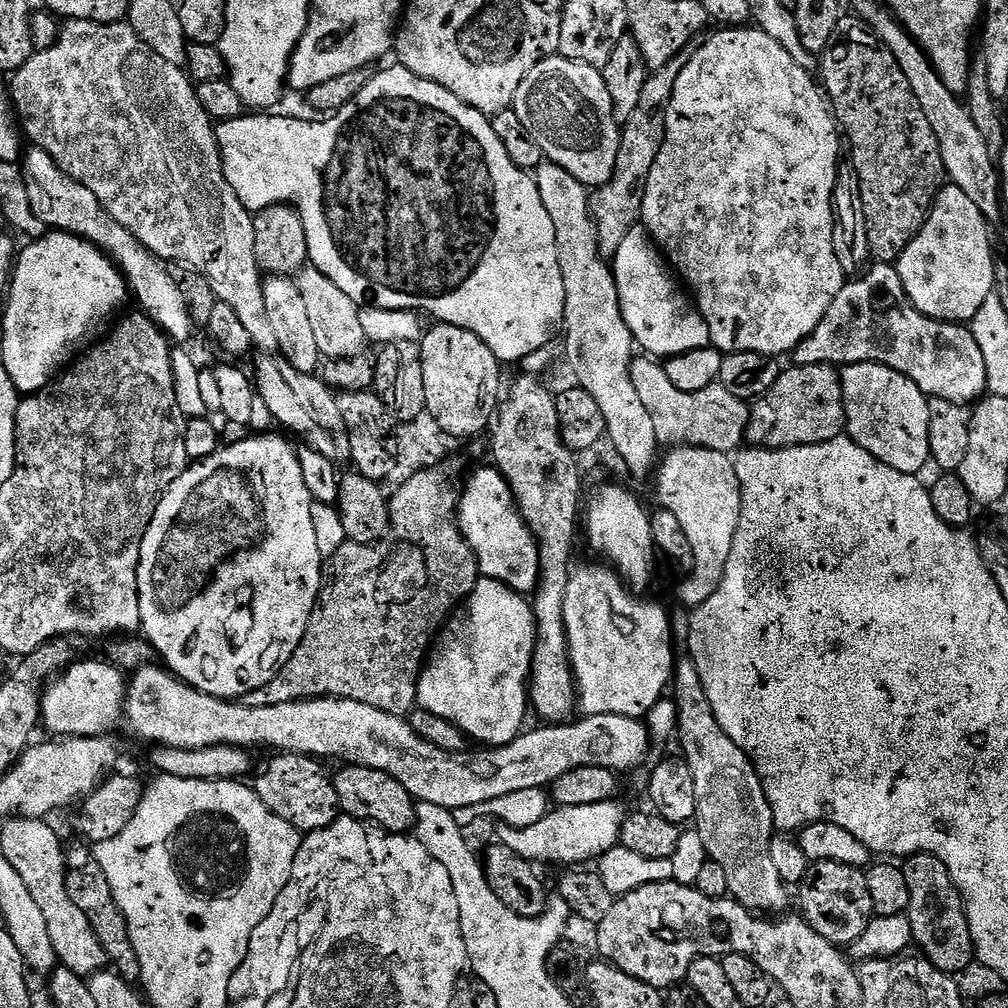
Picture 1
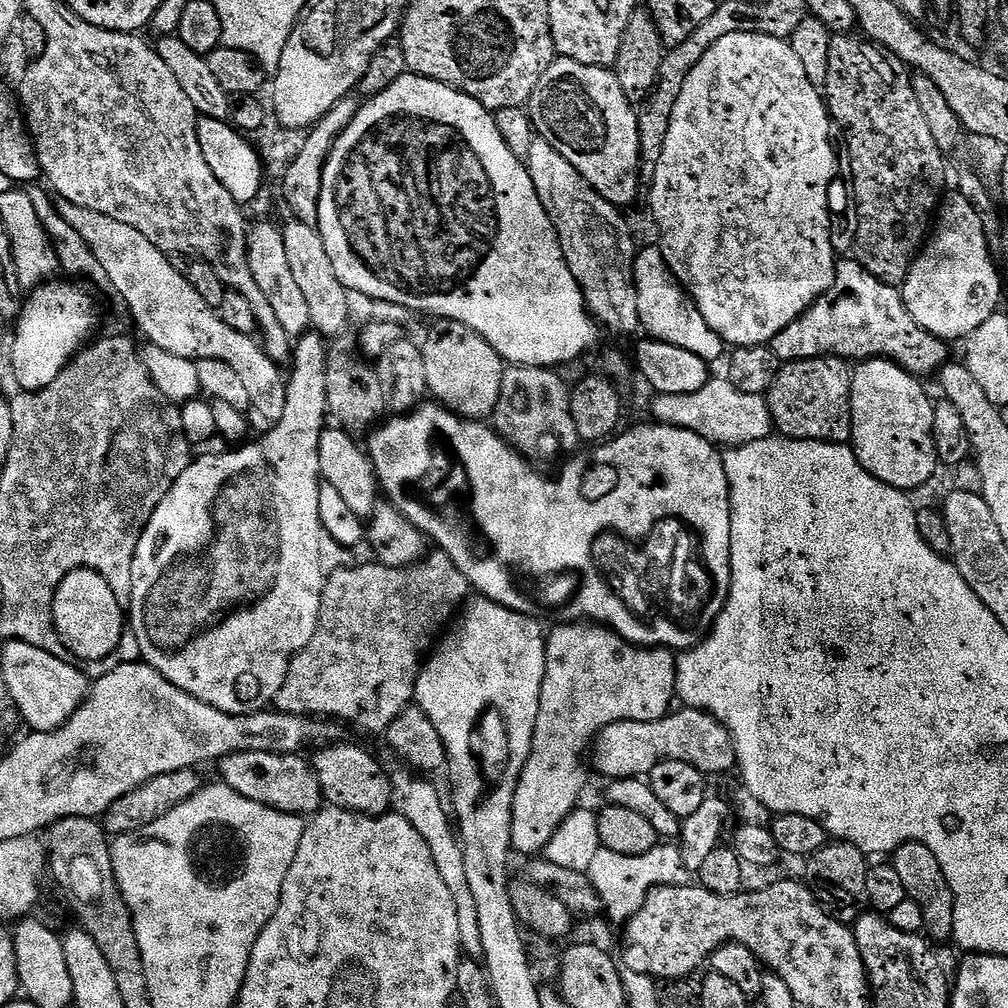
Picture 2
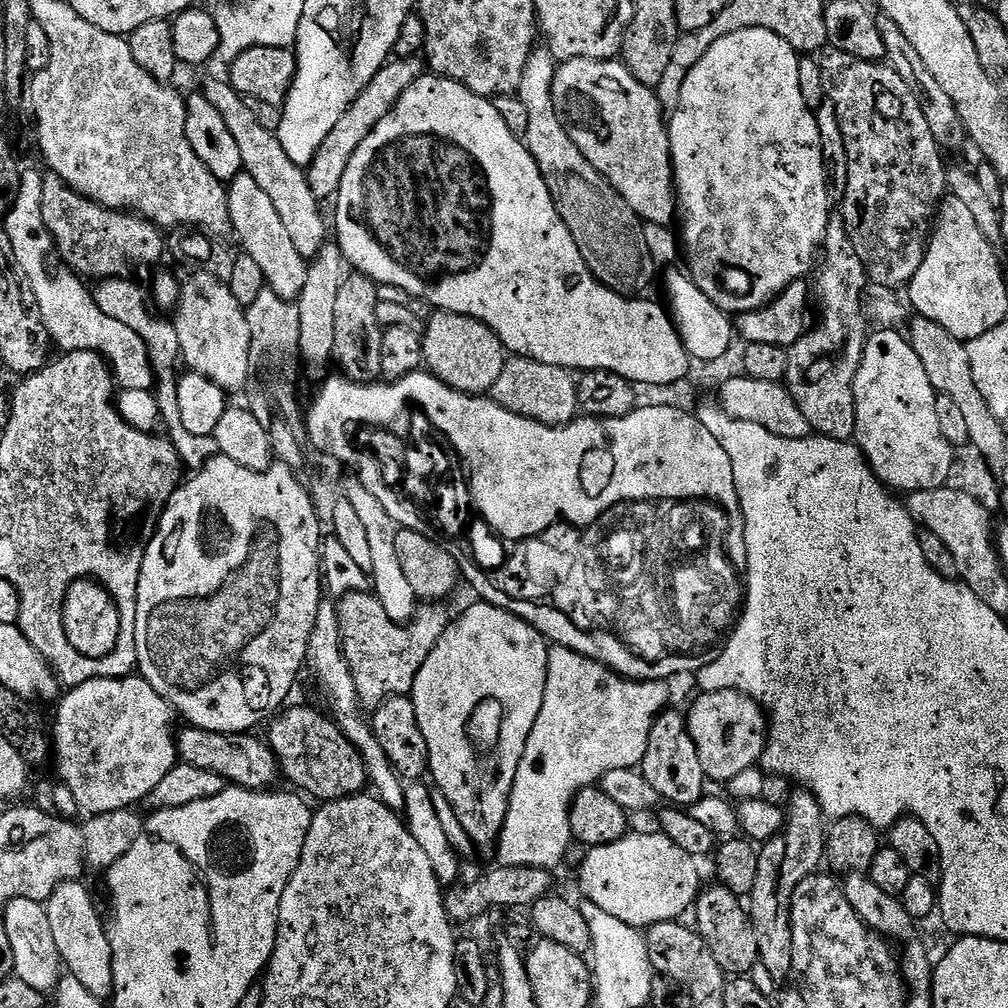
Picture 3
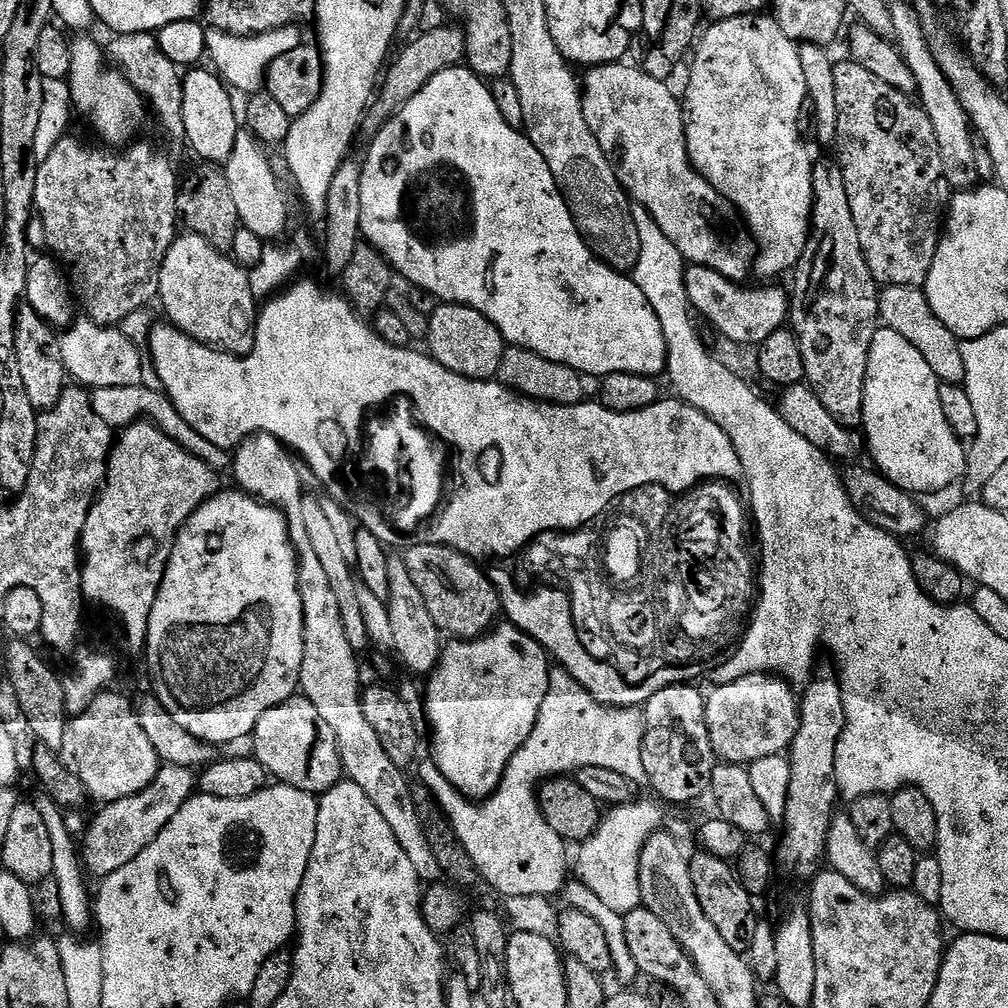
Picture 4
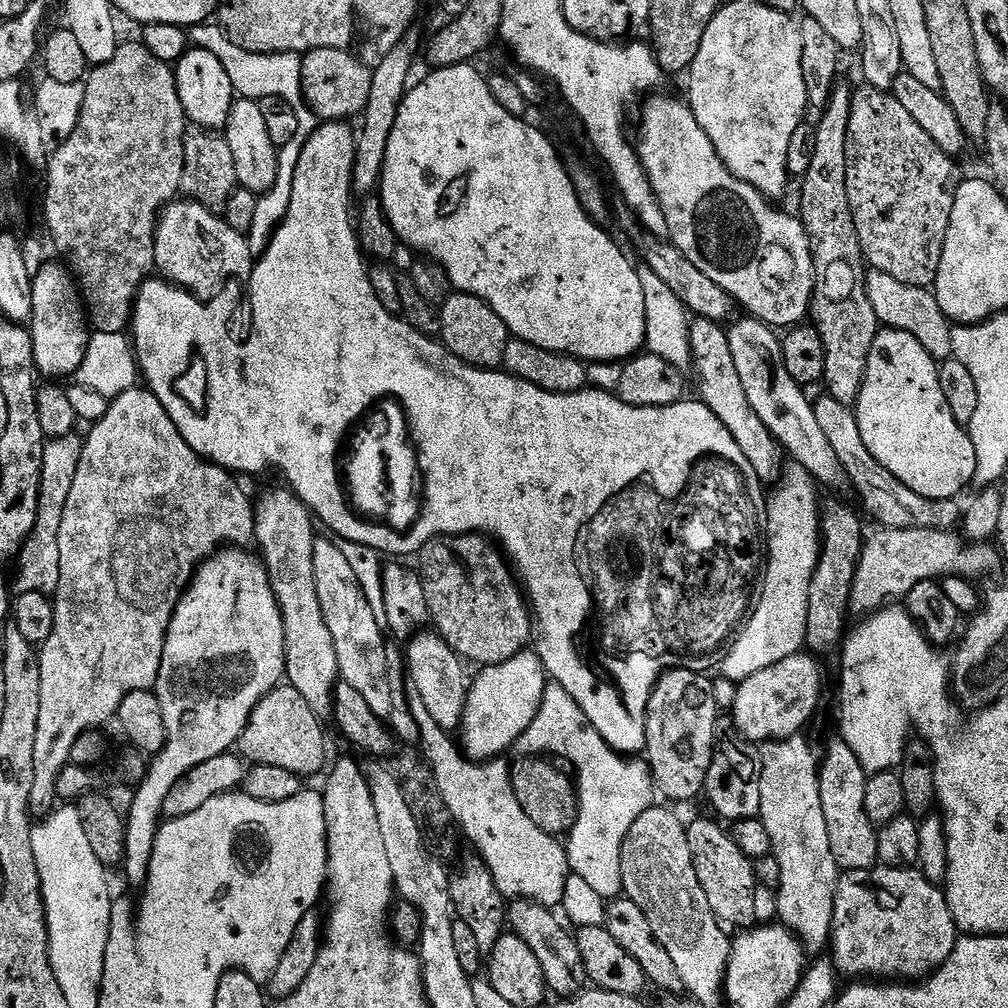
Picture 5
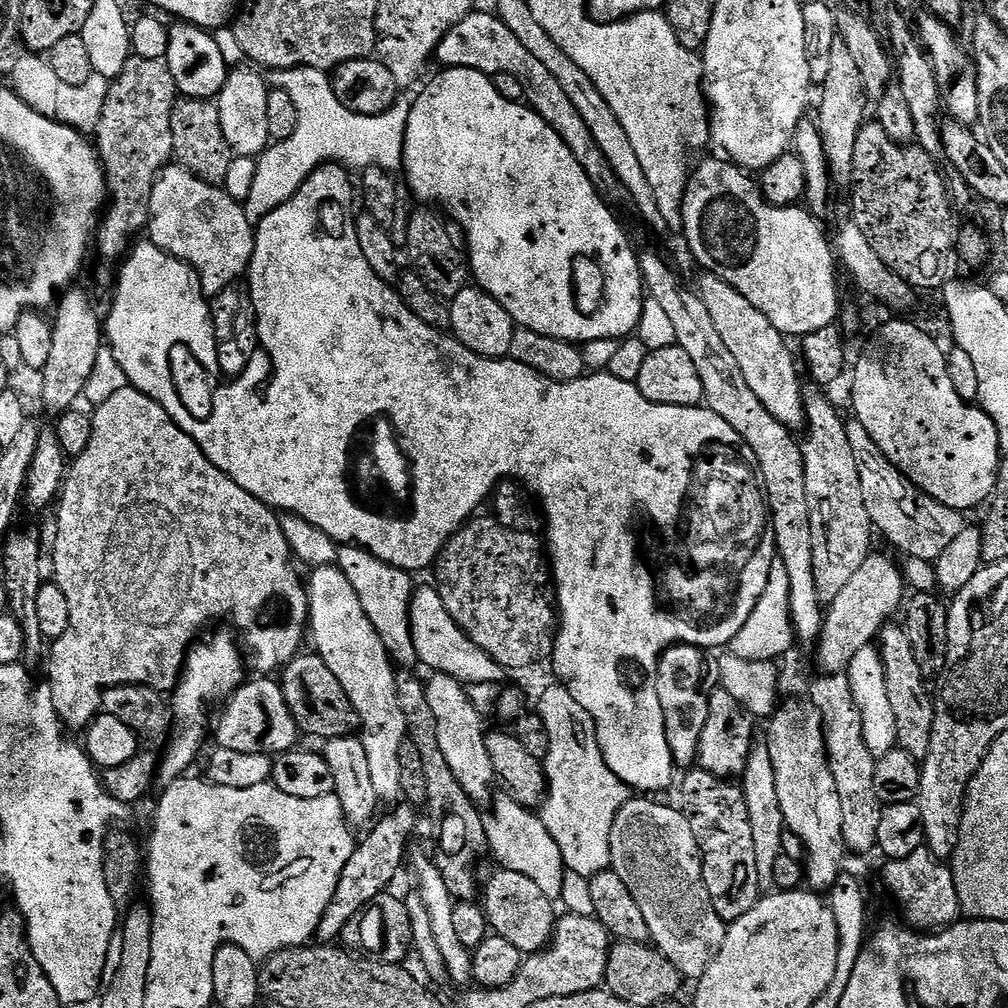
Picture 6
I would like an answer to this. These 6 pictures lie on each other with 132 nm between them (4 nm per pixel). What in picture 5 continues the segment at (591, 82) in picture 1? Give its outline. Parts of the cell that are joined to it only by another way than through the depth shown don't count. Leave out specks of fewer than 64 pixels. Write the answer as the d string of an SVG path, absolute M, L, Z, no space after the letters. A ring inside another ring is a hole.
M652 94L643 101L644 113L640 116L640 141L634 147L642 166L650 178L656 200L666 214L667 239L710 282L722 286L737 305L745 308L749 317L776 330L787 330L803 325L809 319L812 295L816 289L816 267L812 261L812 244L799 215L779 212L771 208L761 192L742 182L718 158L714 142L706 138L706 130L698 126L691 108L683 99Z

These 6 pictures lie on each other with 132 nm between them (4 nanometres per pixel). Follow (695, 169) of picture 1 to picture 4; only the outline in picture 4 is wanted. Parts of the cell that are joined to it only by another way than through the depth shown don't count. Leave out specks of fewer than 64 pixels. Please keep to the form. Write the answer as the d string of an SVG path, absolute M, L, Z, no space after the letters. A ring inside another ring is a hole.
M768 14L718 20L709 23L707 26L709 28L703 29L702 35L694 48L696 61L693 62L692 69L688 72L688 89L685 90L684 96L682 92L684 133L686 134L688 157L691 158L692 165L708 179L710 186L714 186L714 190L718 190L718 194L722 194L732 203L732 207L740 213L748 231L752 233L752 238L755 240L758 249L754 265L755 275L780 276L783 272L791 273L806 250L812 226L812 166L814 157L808 153L808 148L804 145L807 144L805 137L801 136L798 130L800 111L804 101L808 98L806 77L802 74L800 49L796 41L786 38L786 34L782 34L782 30L776 25L775 19Z

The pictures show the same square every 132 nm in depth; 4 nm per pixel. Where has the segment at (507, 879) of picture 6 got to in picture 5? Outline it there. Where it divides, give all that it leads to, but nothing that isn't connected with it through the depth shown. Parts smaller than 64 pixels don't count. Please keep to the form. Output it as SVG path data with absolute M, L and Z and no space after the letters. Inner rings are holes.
M513 899L508 904L508 924L511 931L530 950L534 950L534 956L538 962L542 962L544 982L549 993L560 998L576 996L579 992L589 987L590 981L586 974L586 966L582 962L582 954L578 954L578 942L571 931L564 929L565 921L555 916L556 912L546 905L536 904L532 900Z

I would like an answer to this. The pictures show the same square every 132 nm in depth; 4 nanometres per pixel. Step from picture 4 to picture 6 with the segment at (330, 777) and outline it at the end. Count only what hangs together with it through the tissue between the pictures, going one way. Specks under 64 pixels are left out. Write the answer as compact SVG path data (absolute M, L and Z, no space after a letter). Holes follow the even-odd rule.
M272 678L249 679L236 689L235 694L223 705L224 713L214 724L214 740L226 750L242 750L242 754L279 754L291 752L297 747L296 739L301 739L300 727L286 706L283 687Z

